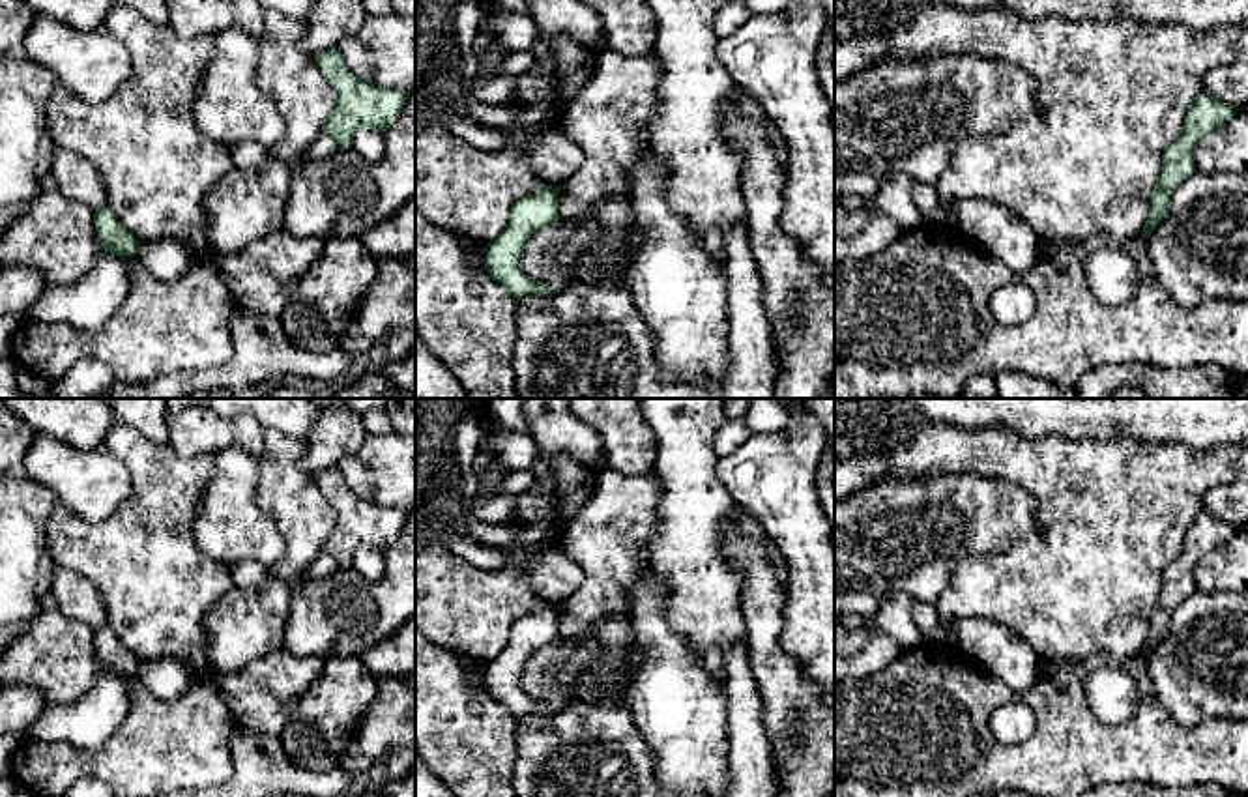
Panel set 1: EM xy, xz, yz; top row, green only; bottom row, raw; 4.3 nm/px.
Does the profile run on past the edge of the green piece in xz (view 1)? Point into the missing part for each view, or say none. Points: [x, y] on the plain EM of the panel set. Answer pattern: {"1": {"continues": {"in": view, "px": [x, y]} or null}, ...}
{"1": {"continues": null}}

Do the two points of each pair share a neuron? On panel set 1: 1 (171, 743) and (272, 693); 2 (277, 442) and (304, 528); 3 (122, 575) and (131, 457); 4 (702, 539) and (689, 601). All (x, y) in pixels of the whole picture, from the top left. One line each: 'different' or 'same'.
1: different
2: same
3: same
4: same

